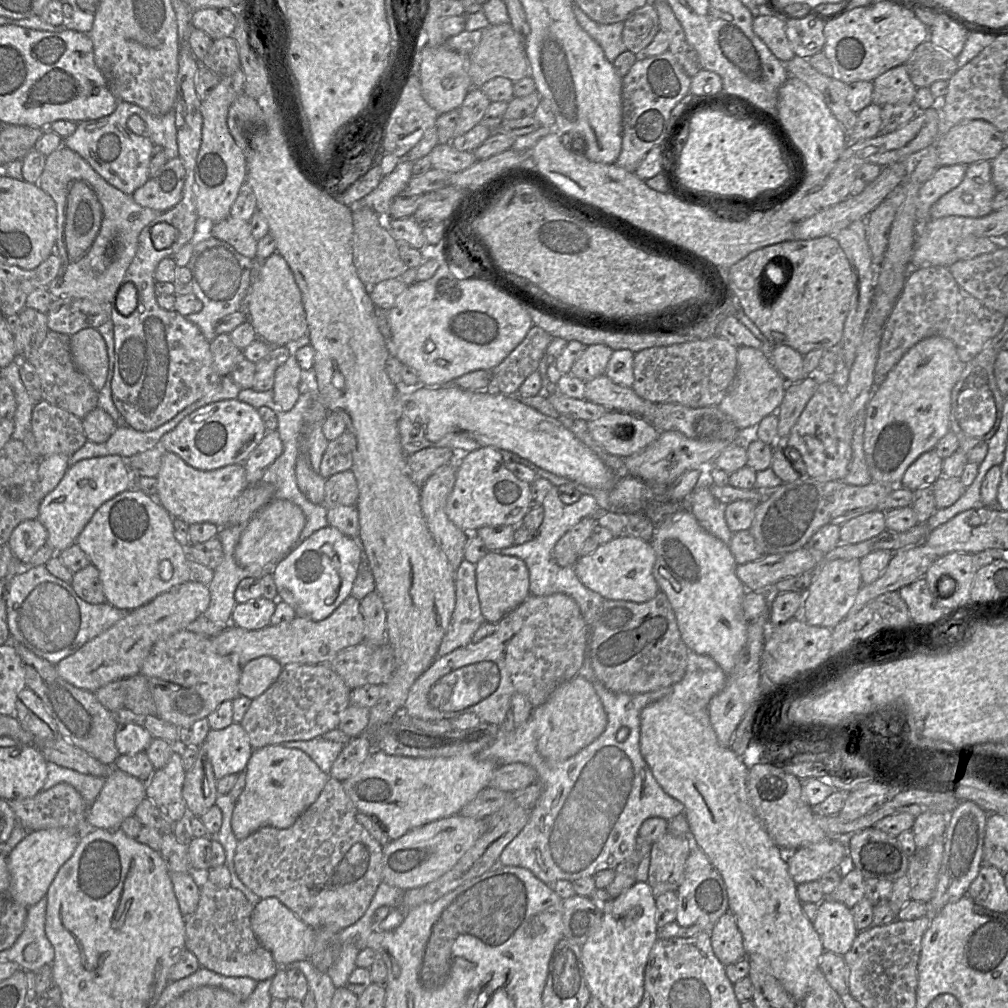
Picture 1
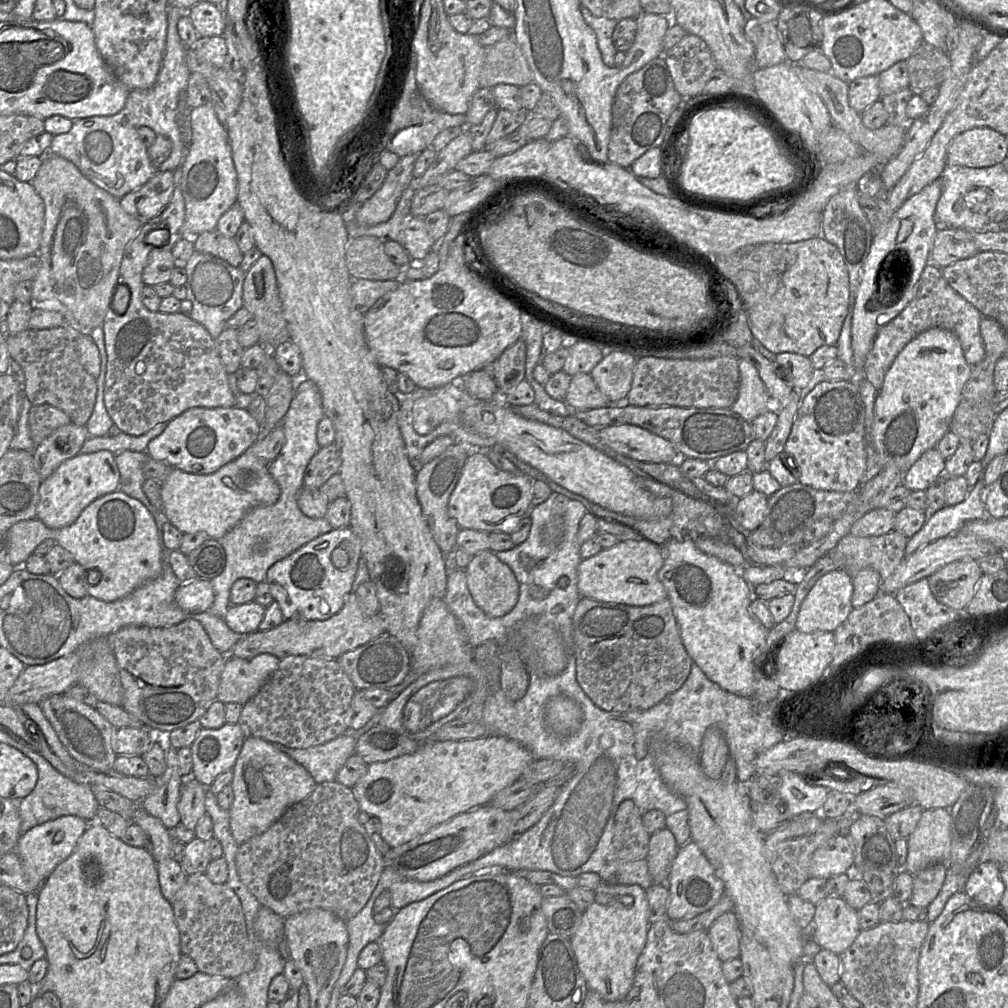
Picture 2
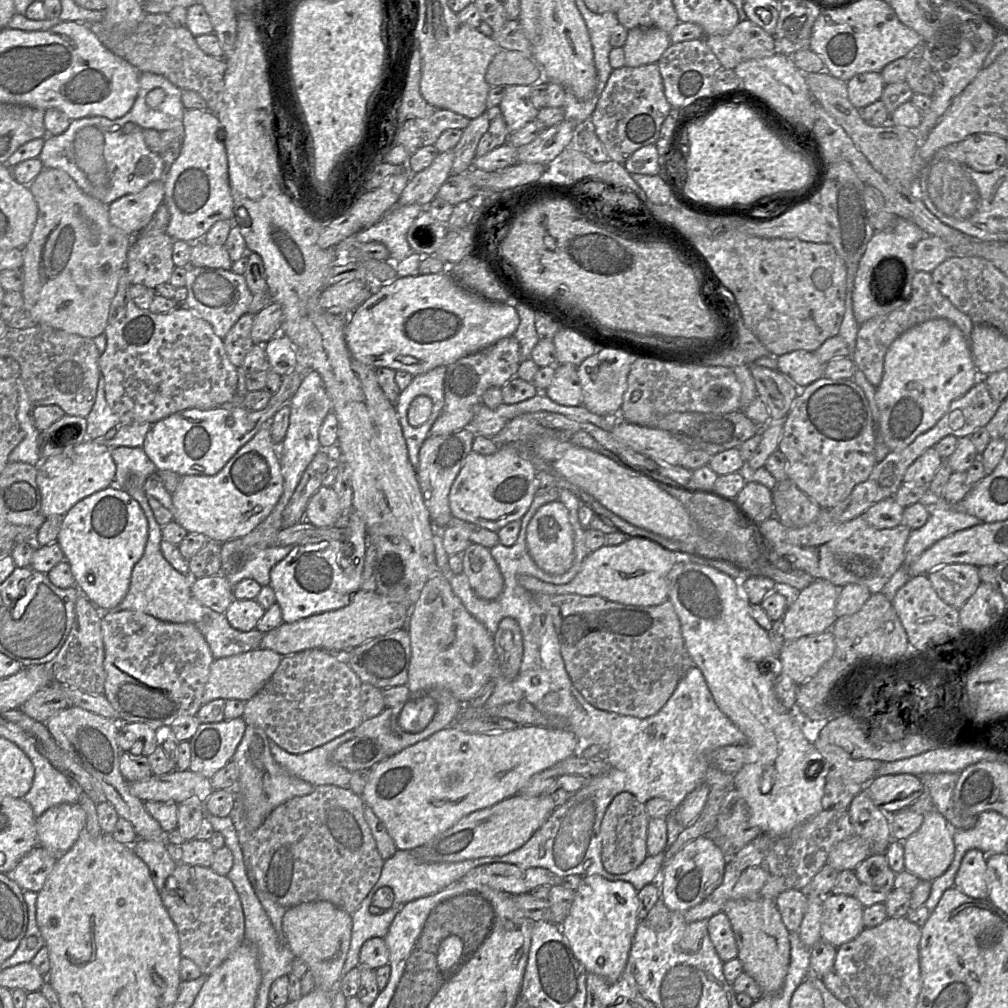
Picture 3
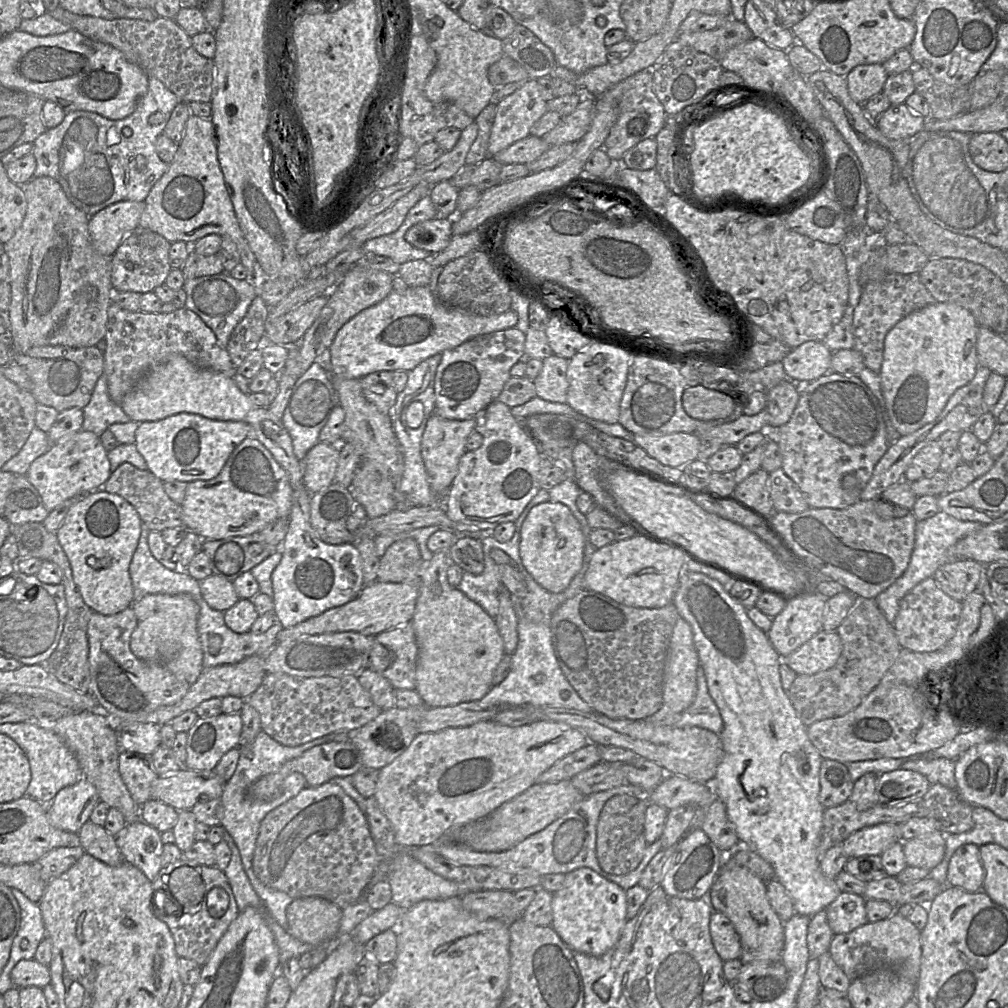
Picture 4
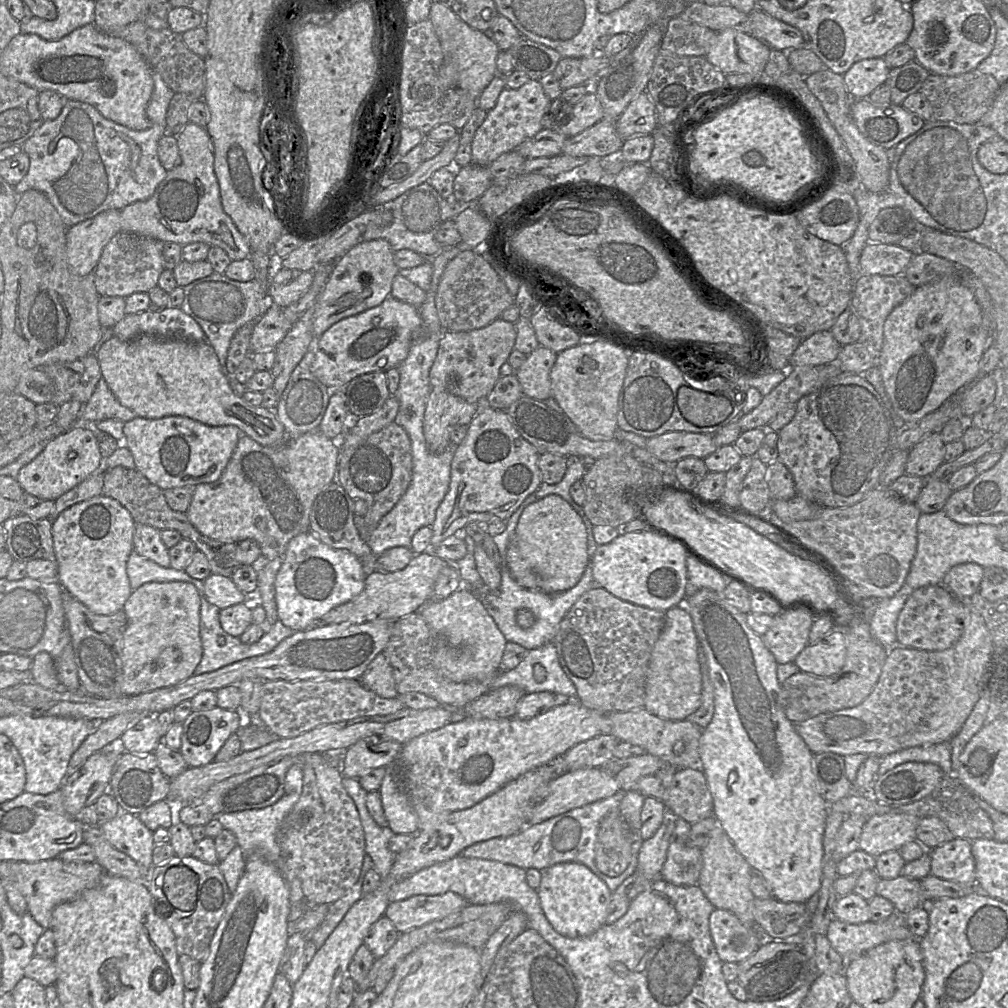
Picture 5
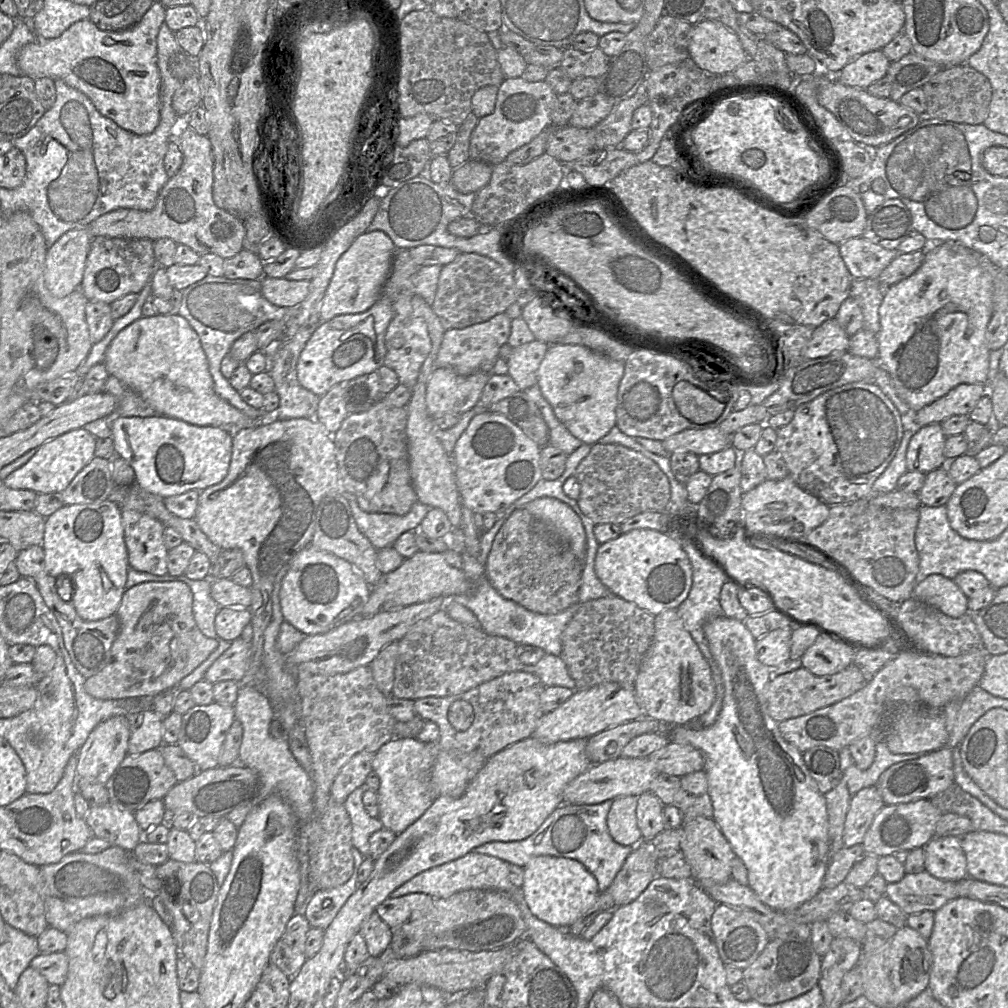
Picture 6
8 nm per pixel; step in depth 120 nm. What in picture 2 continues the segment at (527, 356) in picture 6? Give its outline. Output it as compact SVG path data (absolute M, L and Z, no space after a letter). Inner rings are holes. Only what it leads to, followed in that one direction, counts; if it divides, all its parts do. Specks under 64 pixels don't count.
M577 373L571 377L564 401L572 410L589 410L611 405L610 399L600 391L590 373Z

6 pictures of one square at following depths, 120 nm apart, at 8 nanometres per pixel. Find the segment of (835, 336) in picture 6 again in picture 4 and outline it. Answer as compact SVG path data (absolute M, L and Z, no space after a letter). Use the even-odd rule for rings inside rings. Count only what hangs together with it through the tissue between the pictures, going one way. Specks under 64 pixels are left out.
M806 341L793 348L781 361L787 379L796 384L806 384L831 371L833 352L823 341Z

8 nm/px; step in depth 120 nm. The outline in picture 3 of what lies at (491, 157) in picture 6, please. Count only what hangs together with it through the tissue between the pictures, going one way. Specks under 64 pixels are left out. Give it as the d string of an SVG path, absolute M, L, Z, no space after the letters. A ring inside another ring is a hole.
M509 85L503 87L504 97L498 106L510 135L536 119L538 110L531 101L531 86Z

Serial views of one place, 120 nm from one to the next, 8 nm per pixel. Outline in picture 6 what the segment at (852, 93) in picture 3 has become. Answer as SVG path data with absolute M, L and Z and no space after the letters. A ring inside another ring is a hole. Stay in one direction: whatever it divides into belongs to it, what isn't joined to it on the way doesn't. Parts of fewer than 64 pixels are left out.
M882 50L870 51L849 62L833 76L847 86L867 89L887 75L890 64Z

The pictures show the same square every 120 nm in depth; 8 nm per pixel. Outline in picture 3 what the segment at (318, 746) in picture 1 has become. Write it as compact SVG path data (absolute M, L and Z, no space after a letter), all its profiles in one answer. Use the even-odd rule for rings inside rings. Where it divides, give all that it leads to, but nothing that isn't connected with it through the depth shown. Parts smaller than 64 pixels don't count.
M348 731L322 746L301 754L289 753L272 740L269 740L269 746L275 761L291 775L314 787L334 785L349 789L352 774L333 763L332 754L339 745L353 738L355 738L354 731Z

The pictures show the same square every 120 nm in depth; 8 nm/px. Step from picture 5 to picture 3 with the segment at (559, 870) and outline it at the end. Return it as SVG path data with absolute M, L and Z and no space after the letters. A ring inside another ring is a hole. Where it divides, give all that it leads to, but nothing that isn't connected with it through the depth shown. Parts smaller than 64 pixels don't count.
M600 875L582 876L575 898L560 929L575 957L586 971L616 982L622 975L639 919L638 891L626 881L611 881Z

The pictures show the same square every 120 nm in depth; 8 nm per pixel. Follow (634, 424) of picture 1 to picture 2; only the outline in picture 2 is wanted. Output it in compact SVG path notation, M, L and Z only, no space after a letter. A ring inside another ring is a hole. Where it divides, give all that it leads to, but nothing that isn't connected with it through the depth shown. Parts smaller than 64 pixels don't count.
M631 424L598 429L600 439L614 451L642 462L675 463L680 455L666 439Z

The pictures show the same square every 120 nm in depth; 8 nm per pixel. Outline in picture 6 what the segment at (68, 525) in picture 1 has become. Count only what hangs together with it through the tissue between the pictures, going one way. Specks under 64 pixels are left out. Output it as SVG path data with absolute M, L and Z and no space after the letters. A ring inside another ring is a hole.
M83 427L53 438L38 447L26 464L7 476L4 484L12 489L32 490L38 494L61 493L95 457L96 438Z

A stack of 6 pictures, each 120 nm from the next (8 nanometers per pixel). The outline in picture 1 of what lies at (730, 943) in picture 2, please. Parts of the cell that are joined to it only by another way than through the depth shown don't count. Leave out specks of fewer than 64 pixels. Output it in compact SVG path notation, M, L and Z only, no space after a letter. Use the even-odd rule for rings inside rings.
M730 911L723 914L709 932L714 954L724 966L746 957L742 934Z

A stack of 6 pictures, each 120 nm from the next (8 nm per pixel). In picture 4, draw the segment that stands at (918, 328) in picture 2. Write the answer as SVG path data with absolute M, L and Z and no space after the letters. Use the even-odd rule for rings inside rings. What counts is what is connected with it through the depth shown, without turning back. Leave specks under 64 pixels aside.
M887 273L881 279L864 284L859 303L854 310L853 349L861 353L865 367L880 374L888 331L908 314L935 302L936 299L920 281L919 273Z

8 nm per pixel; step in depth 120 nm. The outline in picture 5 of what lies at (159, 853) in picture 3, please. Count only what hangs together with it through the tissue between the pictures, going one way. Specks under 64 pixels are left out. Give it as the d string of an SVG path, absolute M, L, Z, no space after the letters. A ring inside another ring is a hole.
M121 811L115 818L98 824L109 843L135 860L143 869L153 867L152 852L155 846L153 831L138 815Z

